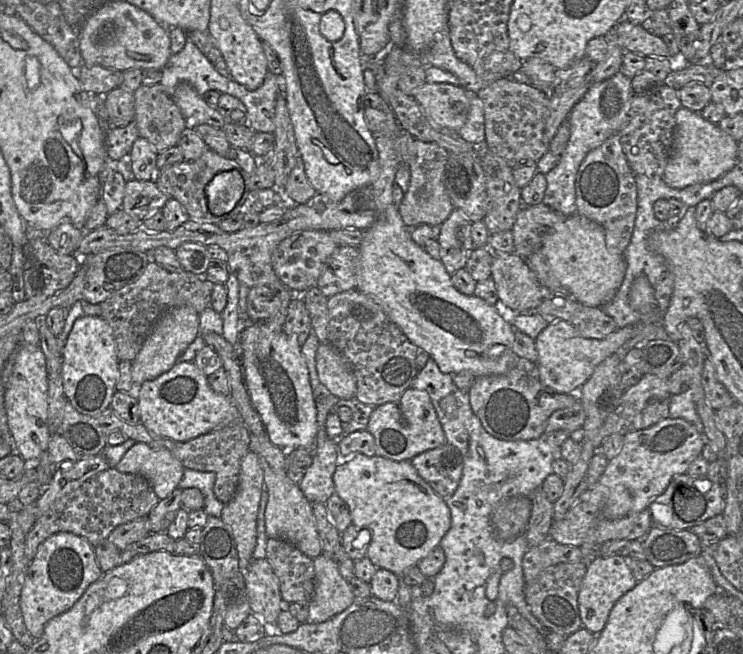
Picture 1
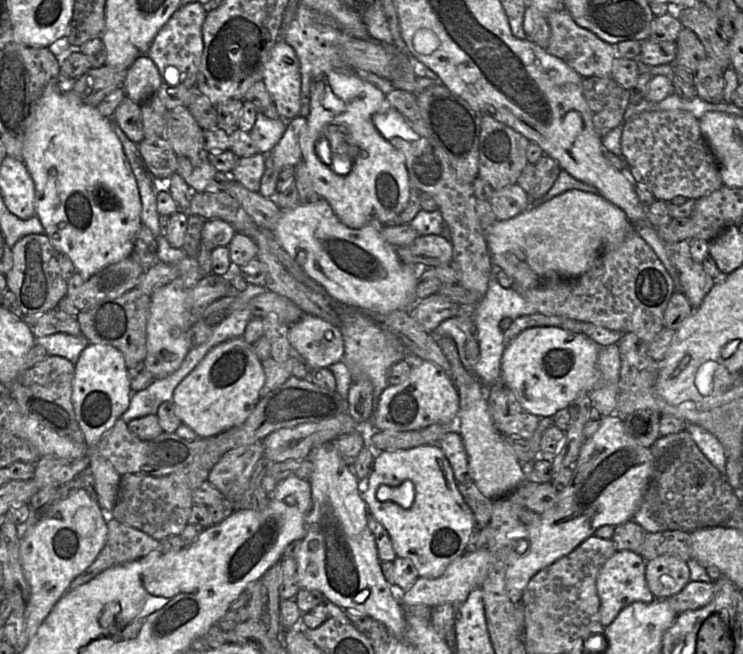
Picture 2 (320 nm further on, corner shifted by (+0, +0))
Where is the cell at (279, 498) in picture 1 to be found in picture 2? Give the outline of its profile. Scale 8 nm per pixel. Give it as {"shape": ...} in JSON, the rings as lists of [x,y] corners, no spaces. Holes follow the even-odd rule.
{"shape":[[[242,337],[229,339],[212,348],[176,387],[172,398],[175,414],[182,424],[190,427],[200,439],[213,437],[246,421],[259,402],[264,383],[262,361],[255,354],[252,345]]]}

